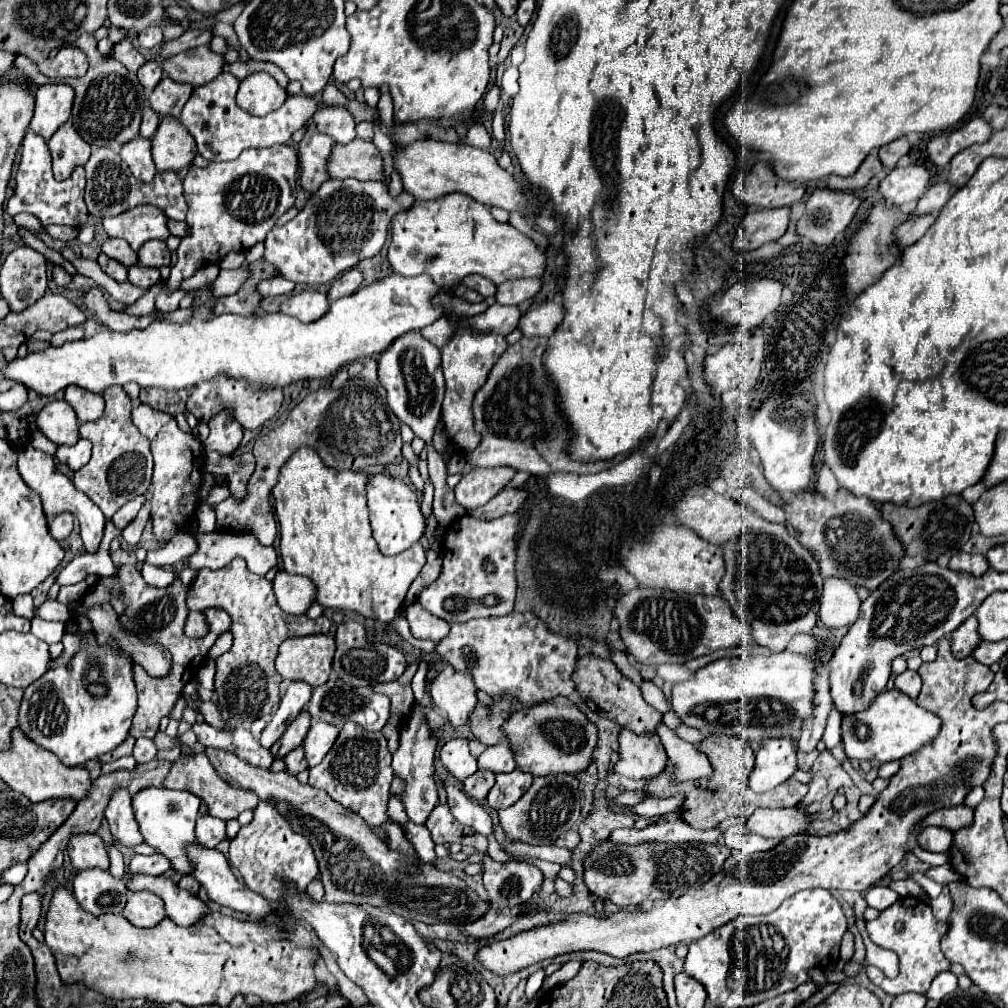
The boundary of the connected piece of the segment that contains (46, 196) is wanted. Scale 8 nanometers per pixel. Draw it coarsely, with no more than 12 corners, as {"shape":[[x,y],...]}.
{"shape":[[26,131],[10,217],[82,227],[84,169],[56,181],[46,141]]}

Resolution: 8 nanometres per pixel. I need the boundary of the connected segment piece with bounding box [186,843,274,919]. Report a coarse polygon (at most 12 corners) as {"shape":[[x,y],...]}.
{"shape":[[188,845],[192,875],[212,901],[264,919],[262,895],[236,881],[218,849]]}

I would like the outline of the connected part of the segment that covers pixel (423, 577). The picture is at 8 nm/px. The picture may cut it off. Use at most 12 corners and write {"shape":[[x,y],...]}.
{"shape":[[428,551],[428,561],[406,597],[416,601],[420,591],[438,577],[442,559],[436,551]]}

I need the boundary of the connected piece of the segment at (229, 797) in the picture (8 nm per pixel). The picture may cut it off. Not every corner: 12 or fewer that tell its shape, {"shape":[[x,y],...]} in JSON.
{"shape":[[204,753],[182,755],[164,787],[192,791],[224,821],[258,797],[220,779]]}

